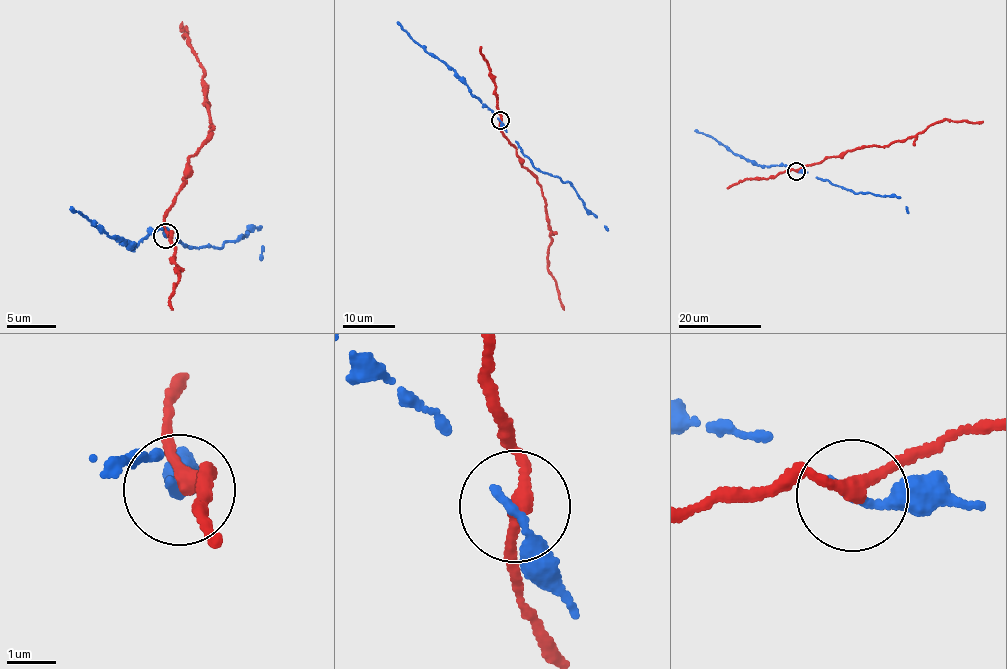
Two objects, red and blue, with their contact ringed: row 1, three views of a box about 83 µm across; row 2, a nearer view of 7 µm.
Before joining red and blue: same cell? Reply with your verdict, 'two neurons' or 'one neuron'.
two neurons

